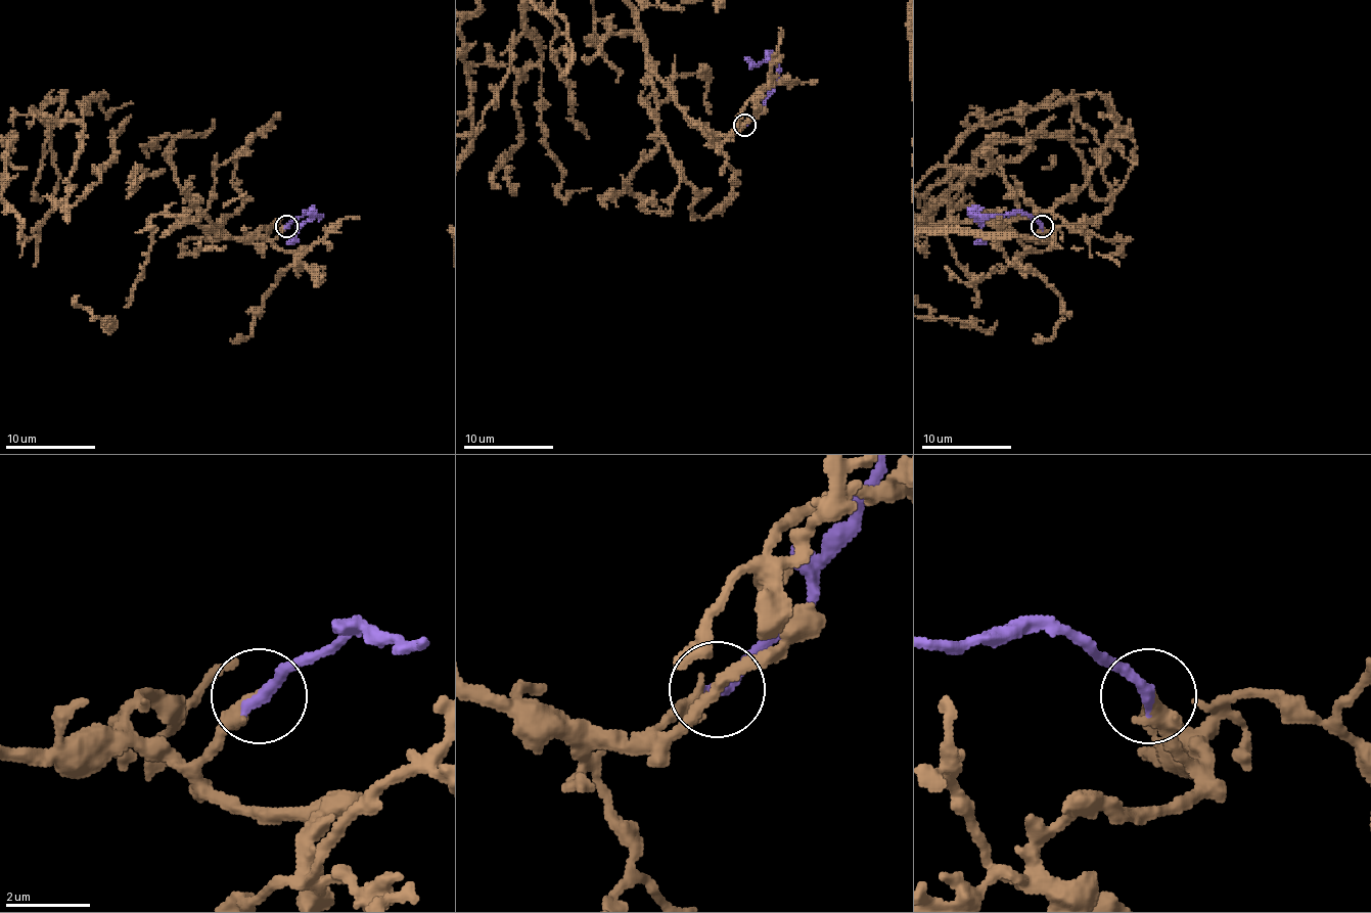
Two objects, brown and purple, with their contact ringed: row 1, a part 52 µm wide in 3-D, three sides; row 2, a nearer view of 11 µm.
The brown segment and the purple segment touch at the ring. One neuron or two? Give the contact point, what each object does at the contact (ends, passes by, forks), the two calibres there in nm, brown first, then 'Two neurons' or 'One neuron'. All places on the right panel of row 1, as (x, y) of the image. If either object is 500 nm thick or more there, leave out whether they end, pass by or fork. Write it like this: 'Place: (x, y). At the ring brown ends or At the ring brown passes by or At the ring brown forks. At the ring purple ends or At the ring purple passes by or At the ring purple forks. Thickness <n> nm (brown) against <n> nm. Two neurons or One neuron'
Place: (1042, 226). At the ring brown ends. At the ring purple ends. Thickness 320 nm (brown) against 300 nm. One neuron

